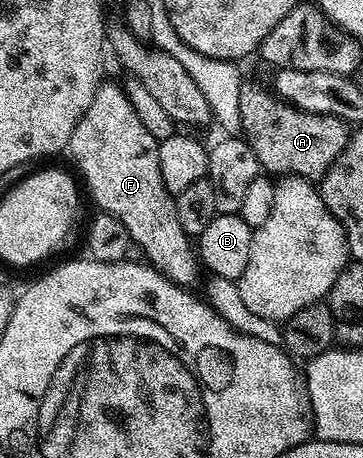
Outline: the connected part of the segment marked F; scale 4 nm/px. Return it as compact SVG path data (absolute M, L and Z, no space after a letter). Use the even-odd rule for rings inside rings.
M101 82L94 93L94 101L90 101L90 109L86 109L78 121L67 150L72 151L73 161L80 166L84 183L98 205L96 207L122 221L131 242L144 250L143 258L173 283L192 285L196 279L196 267L198 271L198 255L193 240L182 229L182 225L178 225L175 198L168 192L166 185L162 185L162 169L158 169L158 140L146 130L142 121L138 121L138 113L134 111L134 105L130 105L127 90L123 86Z

